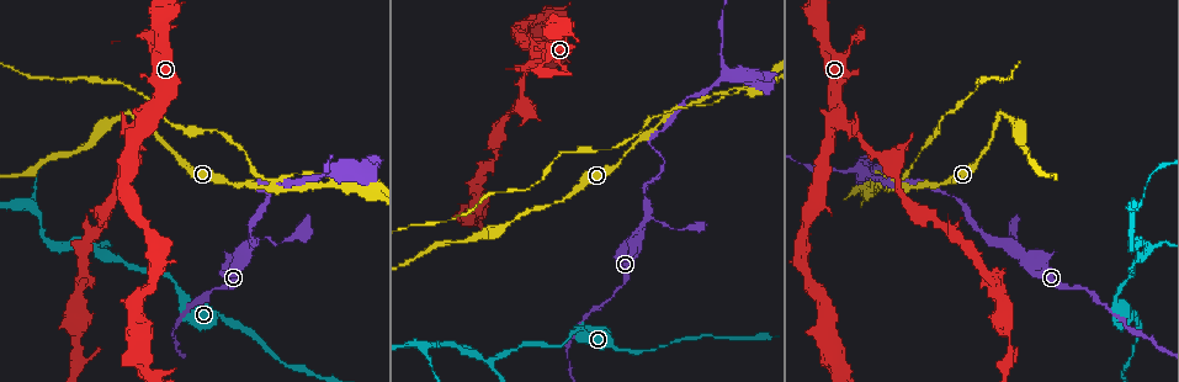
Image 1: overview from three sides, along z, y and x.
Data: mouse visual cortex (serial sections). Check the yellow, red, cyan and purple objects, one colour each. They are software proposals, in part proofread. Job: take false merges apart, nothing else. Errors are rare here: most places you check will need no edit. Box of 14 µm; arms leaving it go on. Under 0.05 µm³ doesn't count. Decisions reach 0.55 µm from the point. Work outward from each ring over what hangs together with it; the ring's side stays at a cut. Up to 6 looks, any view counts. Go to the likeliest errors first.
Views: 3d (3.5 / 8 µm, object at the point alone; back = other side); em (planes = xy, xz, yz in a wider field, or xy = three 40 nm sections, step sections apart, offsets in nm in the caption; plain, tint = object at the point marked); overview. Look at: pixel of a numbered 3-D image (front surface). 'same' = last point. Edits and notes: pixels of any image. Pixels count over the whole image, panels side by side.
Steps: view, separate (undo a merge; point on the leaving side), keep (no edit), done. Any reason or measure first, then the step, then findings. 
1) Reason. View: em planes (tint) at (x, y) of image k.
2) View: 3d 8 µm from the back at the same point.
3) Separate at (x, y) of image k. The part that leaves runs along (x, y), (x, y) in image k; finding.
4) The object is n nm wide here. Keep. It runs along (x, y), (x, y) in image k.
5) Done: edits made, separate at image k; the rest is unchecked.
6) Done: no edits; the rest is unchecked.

Sudden change in width. View: 3d 3.5 µm at (330, 185) of image 1.

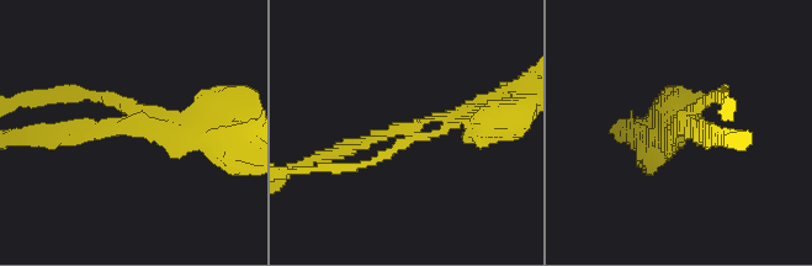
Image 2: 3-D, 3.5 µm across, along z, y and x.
3 arms meet here; the arms are 100, 200, 200 nm wide. View: em xy step 2 (tint) at (685, 121) of image 2.

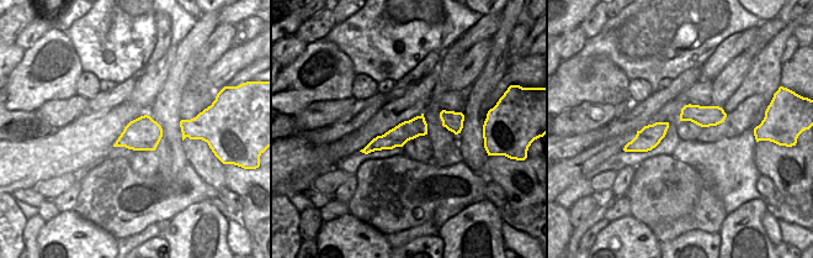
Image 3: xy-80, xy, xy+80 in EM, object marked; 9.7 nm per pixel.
Separate at (93, 94) of image 2. The part that leaves runs along (463, 117), (482, 121), (524, 95) in image 2; a second cell is stuck on.

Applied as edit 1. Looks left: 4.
Three-way junction. View: 3d 8 µm at (96, 248) of image 1.

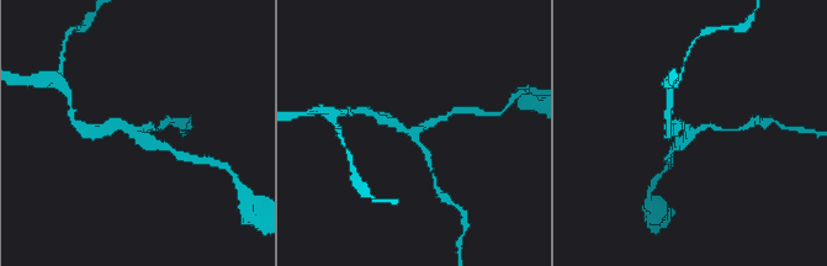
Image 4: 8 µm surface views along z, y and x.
3 arms meet here; the arms are 200, 250, 250 nm wide. View: em xy step 2 (tint) at (139, 136) of image 4.

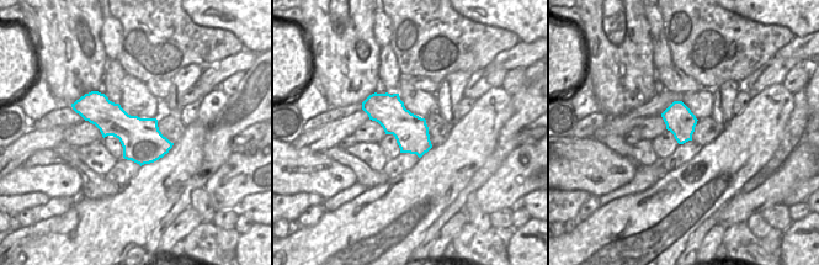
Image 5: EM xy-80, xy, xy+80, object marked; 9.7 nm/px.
Keep. It runs along (168, 148), (125, 126), (109, 127) in image 4; continuous, no second cell.

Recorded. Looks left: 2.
Arms part here. View: 3d 3.5 µm from the back at (149, 119) of image 1.

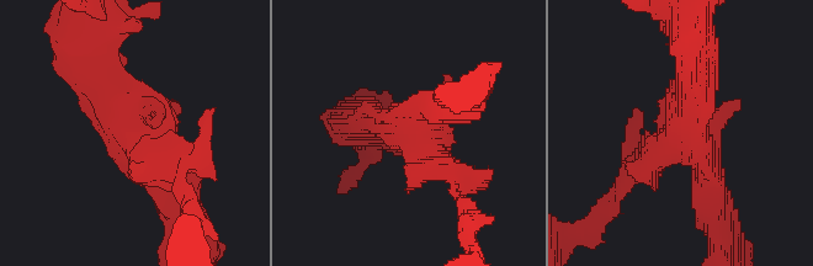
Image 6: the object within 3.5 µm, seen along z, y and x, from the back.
Keep. It runs along (91, 64), (125, 126), (177, 193) in image 6; all the same cell.

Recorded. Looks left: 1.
Done: edits made, separate at image 2; the rest is unchecked.

